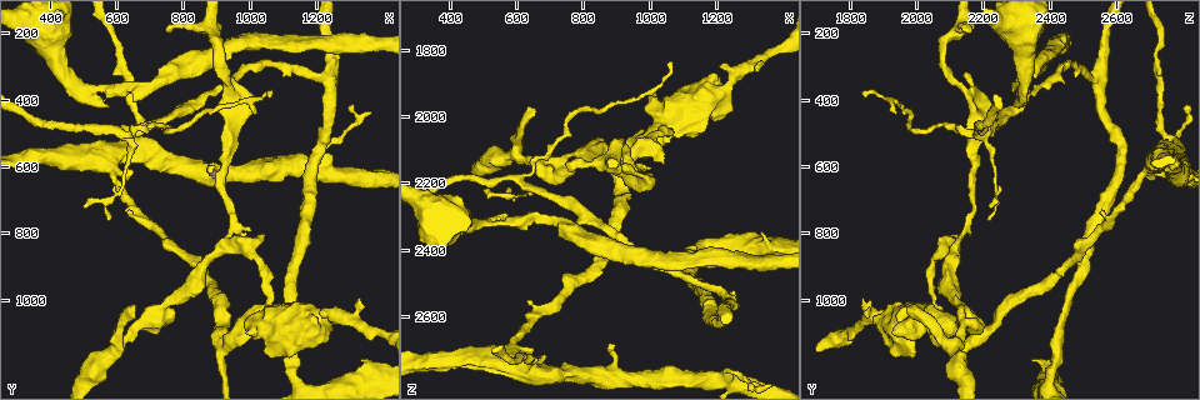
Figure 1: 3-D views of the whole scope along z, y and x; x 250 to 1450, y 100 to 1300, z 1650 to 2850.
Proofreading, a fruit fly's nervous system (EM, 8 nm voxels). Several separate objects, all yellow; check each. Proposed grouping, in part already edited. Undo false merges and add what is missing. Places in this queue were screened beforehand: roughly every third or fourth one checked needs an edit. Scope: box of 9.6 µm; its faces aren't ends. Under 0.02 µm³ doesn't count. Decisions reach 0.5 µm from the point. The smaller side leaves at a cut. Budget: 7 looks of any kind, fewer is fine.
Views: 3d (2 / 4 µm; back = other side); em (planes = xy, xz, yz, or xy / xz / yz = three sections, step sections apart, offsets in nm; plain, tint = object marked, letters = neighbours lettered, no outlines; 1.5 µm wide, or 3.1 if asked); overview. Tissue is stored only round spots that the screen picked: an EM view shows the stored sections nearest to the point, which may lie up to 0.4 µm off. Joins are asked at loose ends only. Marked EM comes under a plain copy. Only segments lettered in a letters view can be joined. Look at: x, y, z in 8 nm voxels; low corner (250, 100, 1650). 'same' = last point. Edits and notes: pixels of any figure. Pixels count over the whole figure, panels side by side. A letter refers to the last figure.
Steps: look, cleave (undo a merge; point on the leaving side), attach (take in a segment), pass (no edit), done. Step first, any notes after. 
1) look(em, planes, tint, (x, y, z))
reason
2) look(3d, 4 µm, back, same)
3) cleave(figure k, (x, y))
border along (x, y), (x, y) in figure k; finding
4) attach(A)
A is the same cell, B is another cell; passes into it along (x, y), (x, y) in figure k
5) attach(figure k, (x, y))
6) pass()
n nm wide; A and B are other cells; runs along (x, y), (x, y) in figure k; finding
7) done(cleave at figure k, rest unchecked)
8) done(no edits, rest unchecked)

look(3d, 4 µm, (650, 1010, 1980))
branch stops here

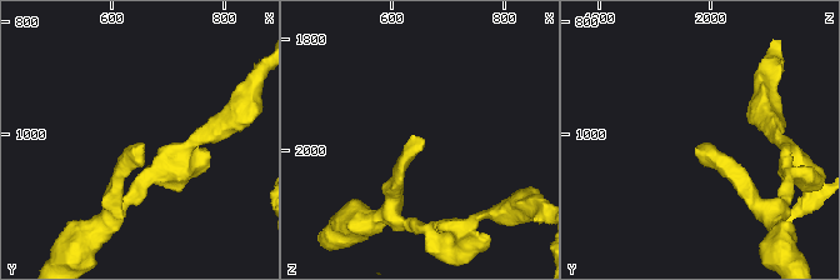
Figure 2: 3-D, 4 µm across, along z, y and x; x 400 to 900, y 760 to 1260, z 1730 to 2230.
look(em, planes, letters, (650, 1020, 1975))

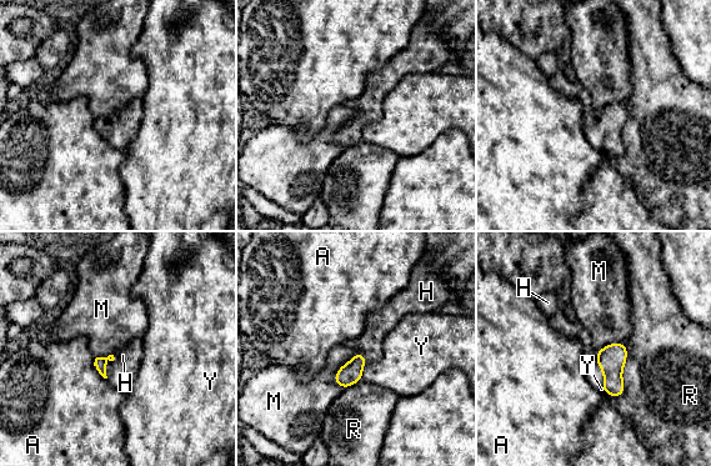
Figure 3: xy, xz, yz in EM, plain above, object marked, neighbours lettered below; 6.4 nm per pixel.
attach(H)
H is the same cell, A, M, R and Y are other cells; passes into it along (100, 362), (113, 356), (123, 355) in figure 3; it goes on there

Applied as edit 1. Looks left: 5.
look(overview)

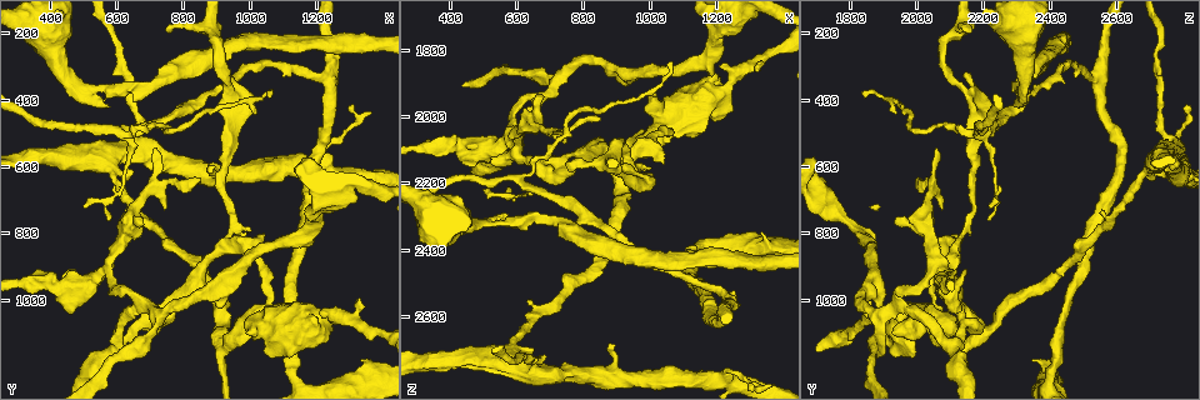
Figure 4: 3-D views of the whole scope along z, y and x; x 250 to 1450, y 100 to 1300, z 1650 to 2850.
look(em, xy, step 4, tint, (610, 500, 2210))
sudden change in width

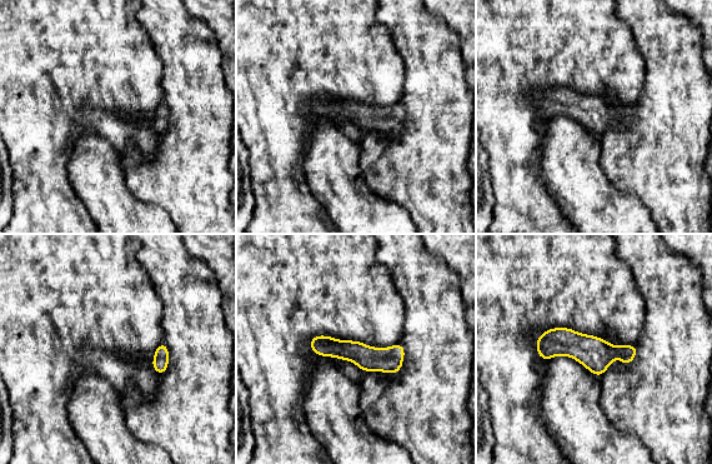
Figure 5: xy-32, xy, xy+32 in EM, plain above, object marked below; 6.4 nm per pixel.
look(em, xz, step 4, letters, same)

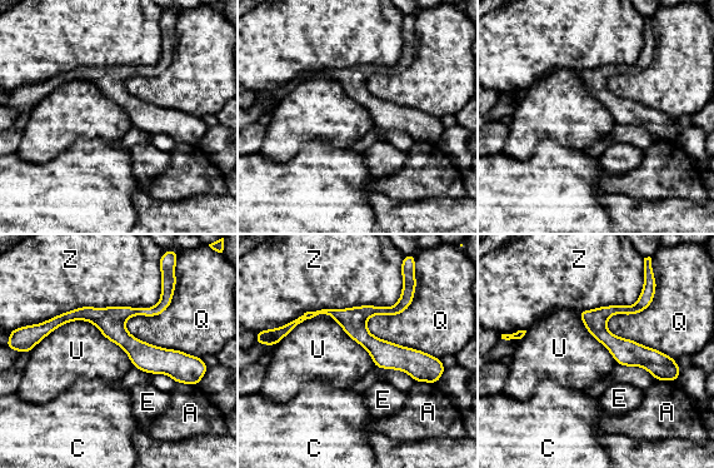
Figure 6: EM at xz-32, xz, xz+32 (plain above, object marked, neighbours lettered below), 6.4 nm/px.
pass()
A, C, E, Q, U and Z are other cells; runs along (48, 328), (98, 315), (188, 381) in figure 6; all the same neuron

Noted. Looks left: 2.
done(attach at figure 3, rest unchecked)

